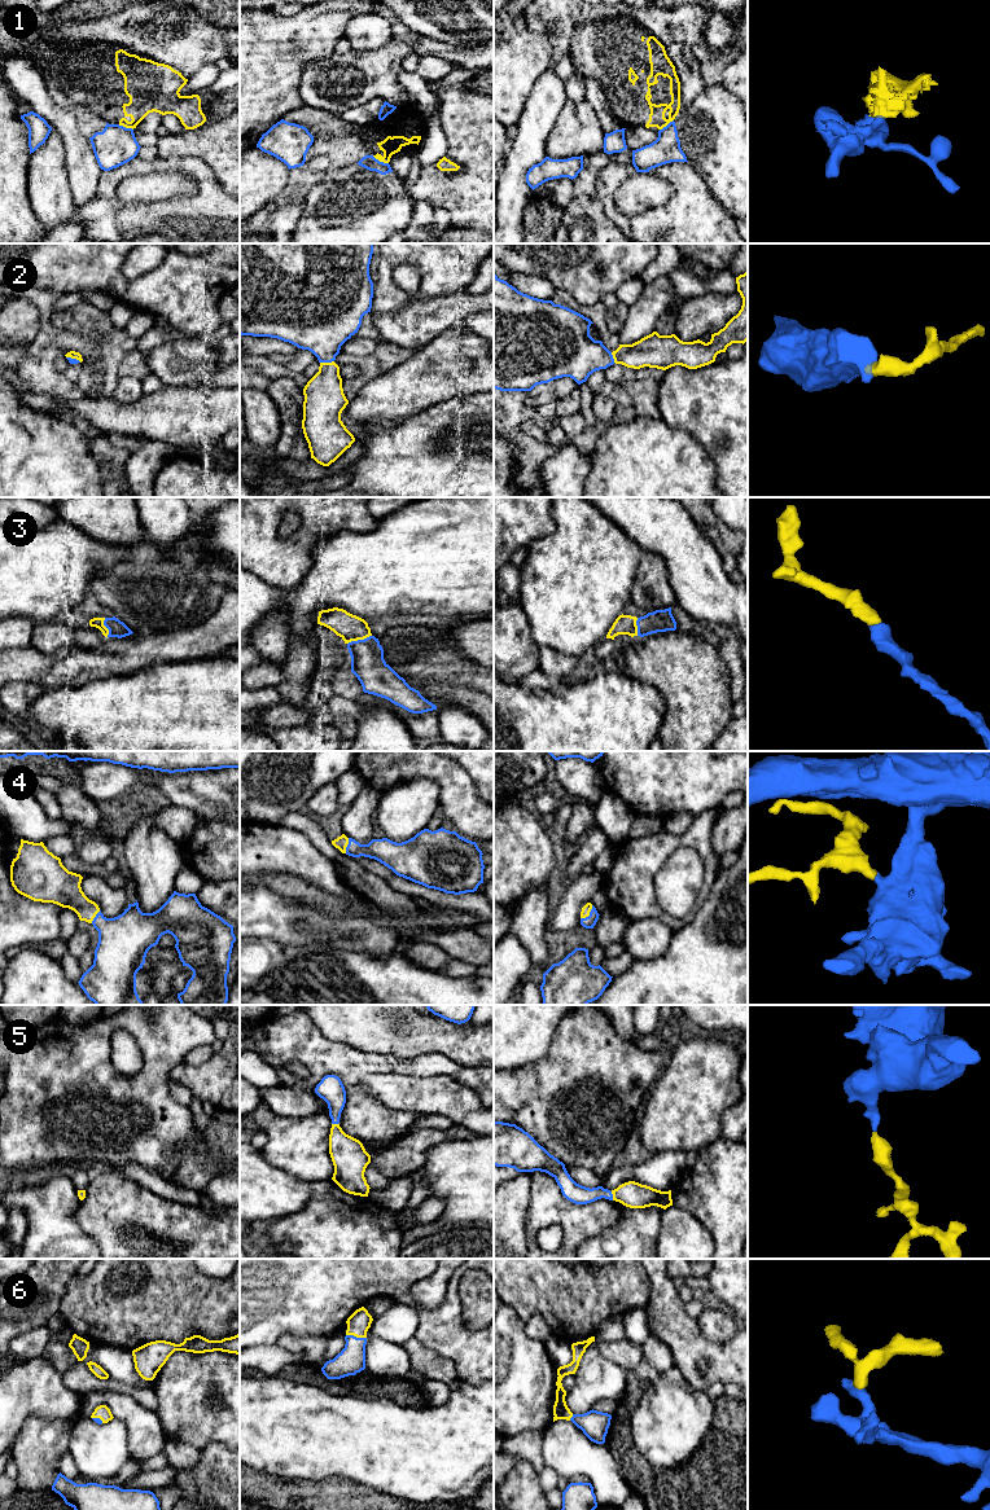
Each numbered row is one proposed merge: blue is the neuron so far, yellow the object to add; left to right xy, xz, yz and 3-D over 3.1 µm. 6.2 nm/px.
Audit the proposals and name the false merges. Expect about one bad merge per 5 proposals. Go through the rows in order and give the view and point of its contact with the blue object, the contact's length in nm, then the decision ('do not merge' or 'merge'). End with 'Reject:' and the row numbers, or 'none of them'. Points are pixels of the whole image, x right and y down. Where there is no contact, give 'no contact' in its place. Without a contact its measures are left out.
1: contact xz (379, 161); length 120 nm; do not merge
2: contact xz (327, 361); length 90 nm; merge
3: contact xz (359, 640); length 160 nm; merge
4: contact yz (590, 914); length 120 nm; merge
5: contact yz (612, 1195); length 60 nm; merge
6: contact xz (355, 1337); length 130 nm; merge
Reject: 1

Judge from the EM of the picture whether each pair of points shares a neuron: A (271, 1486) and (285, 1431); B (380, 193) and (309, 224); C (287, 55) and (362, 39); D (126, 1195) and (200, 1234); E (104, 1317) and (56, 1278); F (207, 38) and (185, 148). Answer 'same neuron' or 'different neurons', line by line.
A: different neurons
B: same neuron
C: different neurons
D: same neuron
E: different neurons
F: different neurons

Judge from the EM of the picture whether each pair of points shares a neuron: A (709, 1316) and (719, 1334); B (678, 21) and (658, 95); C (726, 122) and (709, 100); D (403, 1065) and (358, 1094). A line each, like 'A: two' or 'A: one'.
A: one
B: one
C: one
D: one

